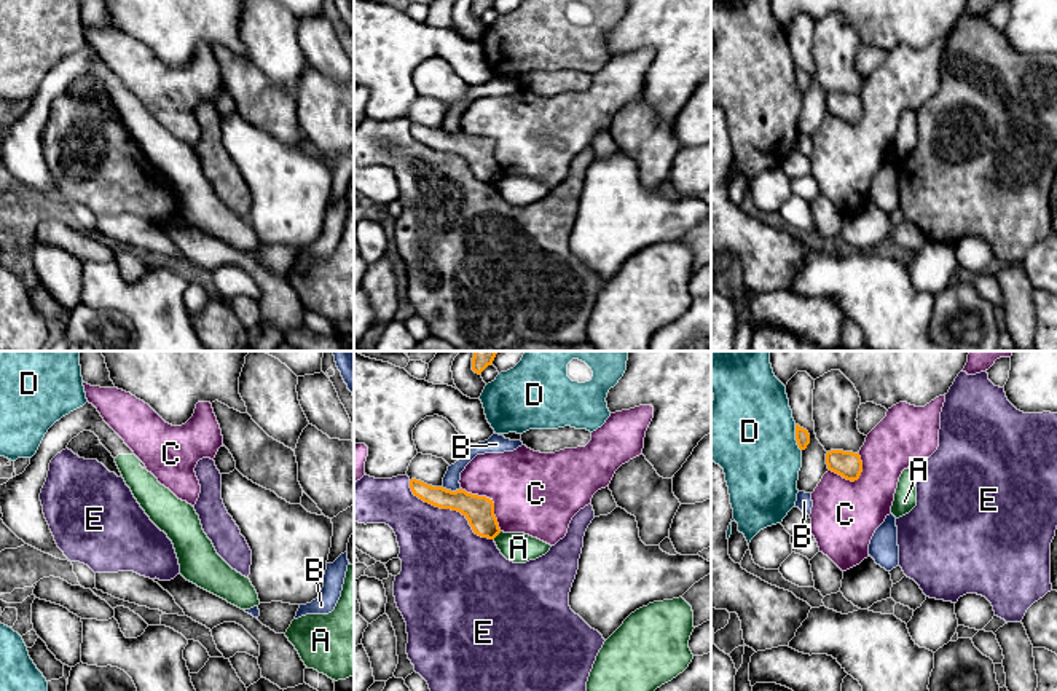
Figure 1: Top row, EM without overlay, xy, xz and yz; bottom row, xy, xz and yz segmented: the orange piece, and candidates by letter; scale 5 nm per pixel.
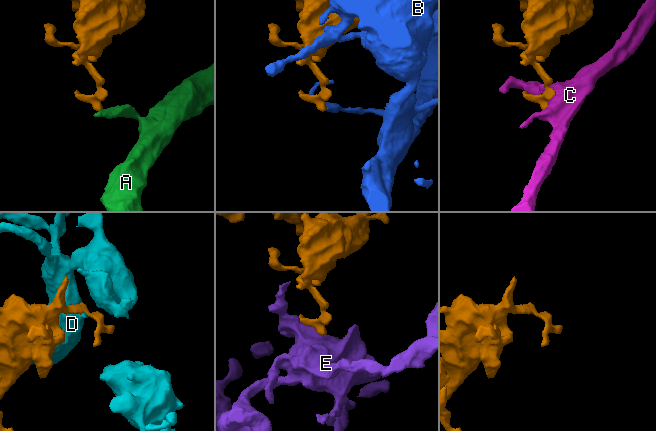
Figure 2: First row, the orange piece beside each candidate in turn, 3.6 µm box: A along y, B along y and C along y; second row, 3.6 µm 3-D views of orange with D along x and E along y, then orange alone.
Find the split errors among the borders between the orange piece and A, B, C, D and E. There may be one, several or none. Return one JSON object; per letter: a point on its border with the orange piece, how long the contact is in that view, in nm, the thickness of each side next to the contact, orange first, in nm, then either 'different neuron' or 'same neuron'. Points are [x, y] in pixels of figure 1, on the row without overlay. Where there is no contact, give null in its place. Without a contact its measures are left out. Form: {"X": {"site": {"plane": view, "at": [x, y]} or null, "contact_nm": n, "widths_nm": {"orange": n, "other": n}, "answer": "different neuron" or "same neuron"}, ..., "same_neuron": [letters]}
{"A": {"site": {"plane": "xz", "at": [496, 177]}, "contact_nm": 60, "widths_nm": {"orange": 150, "other": 160}, "answer": "different neuron"}, "B": {"site": {"plane": "xz", "at": [450, 133]}, "contact_nm": 100, "widths_nm": {"orange": 150, "other": 80}, "answer": "different neuron"}, "C": {"site": {"plane": "xz", "at": [491, 144]}, "contact_nm": 300, "widths_nm": {"orange": 150, "other": 420}, "answer": "different neuron"}, "D": {"site": {"plane": "yz", "at": [796, 80]}, "contact_nm": 140, "widths_nm": {"orange": 70, "other": 460}, "answer": "different neuron"}, "E": {"site": {"plane": "xz", "at": [450, 150]}, "contact_nm": 550, "widths_nm": {"orange": 150, "other": 400}, "answer": "different neuron"}, "same_neuron": []}

